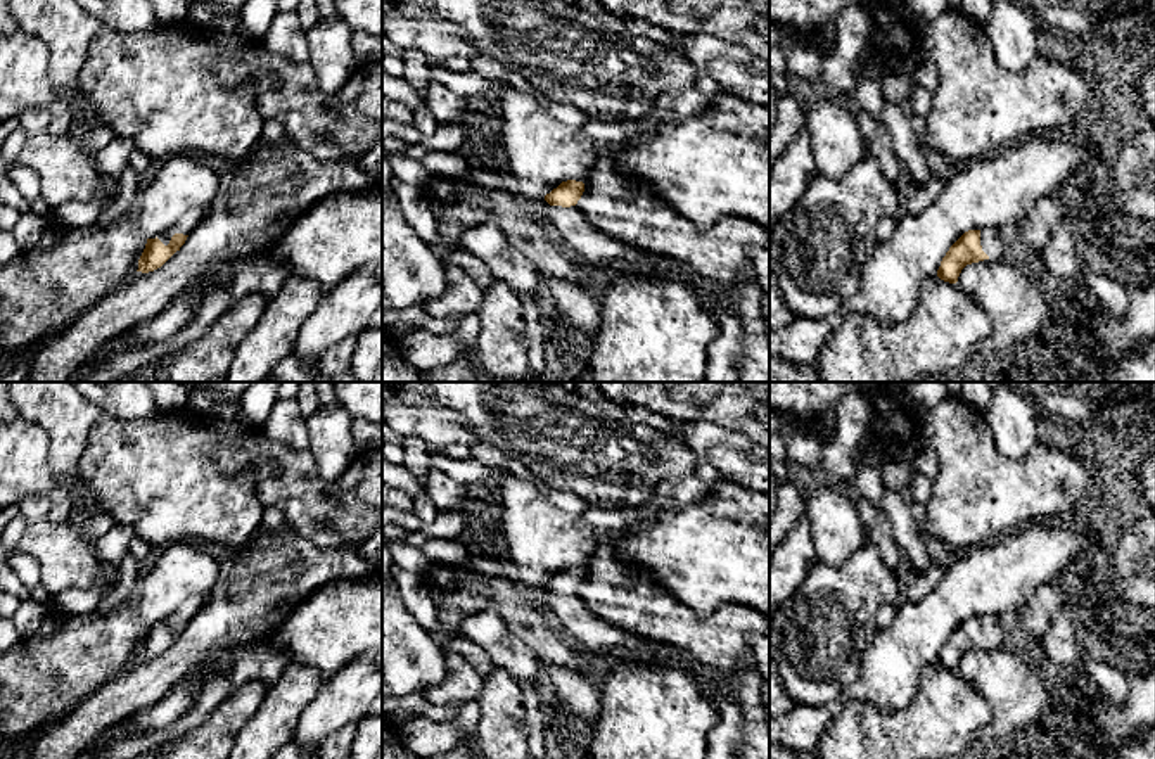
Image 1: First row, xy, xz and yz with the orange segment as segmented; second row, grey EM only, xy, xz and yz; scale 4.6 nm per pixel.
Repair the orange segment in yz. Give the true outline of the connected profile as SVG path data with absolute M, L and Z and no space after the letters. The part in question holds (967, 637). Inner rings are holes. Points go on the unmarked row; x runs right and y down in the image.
M984 615L965 619L946 640L937 657L944 669L956 671L967 652L984 647L1001 647L1003 641L1001 615Z

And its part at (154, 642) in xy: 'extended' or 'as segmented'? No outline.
extended

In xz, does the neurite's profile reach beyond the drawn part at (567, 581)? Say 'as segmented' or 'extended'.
extended

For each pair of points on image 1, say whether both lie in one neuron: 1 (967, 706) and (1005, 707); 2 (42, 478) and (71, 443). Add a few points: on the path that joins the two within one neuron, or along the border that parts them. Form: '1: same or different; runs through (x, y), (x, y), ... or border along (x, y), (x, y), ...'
1: different; border along (962, 678), (989, 706), (989, 718), (976, 737)
2: different; border along (44, 429), (47, 434), (49, 469), (73, 502)

